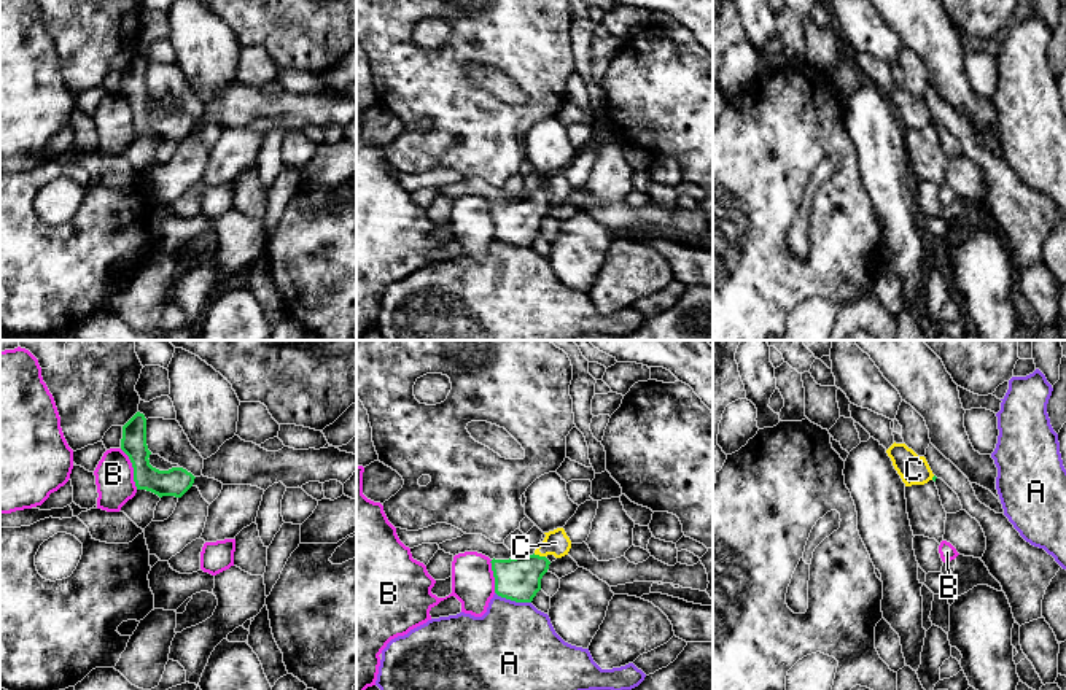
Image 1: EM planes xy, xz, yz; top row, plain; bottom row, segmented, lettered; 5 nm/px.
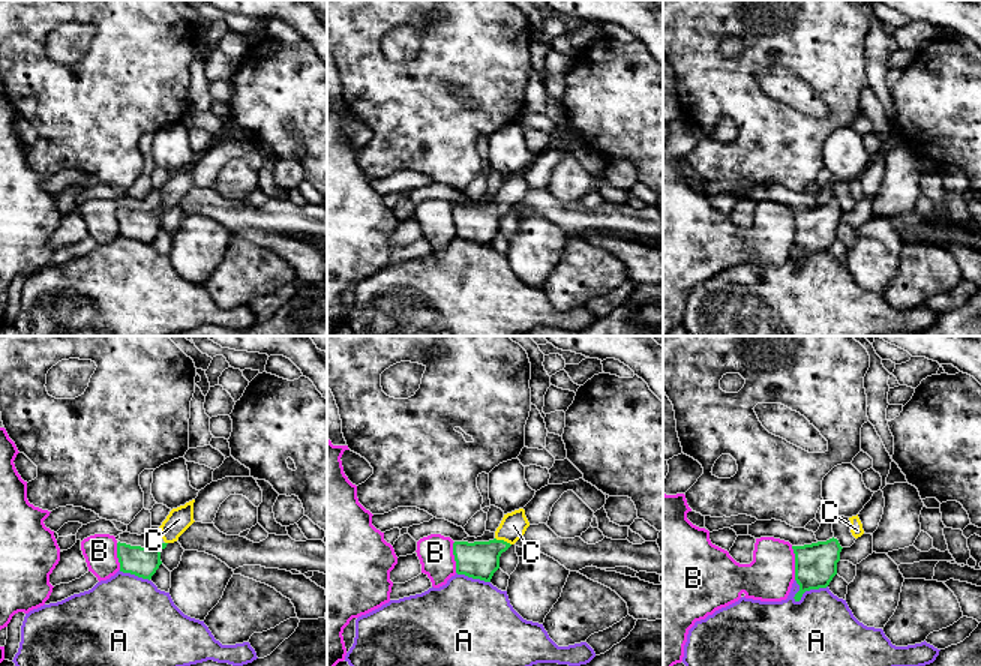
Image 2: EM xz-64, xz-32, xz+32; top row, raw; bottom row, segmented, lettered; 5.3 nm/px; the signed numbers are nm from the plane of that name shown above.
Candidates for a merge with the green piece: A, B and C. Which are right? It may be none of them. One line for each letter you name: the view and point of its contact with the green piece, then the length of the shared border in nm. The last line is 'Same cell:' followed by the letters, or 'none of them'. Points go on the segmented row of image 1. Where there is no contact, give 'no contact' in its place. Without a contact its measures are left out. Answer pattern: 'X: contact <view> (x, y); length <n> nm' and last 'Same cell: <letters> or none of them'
C: contact xz (538, 555); length 70 nm
Same cell: C

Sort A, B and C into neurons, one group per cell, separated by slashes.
A / B / C

